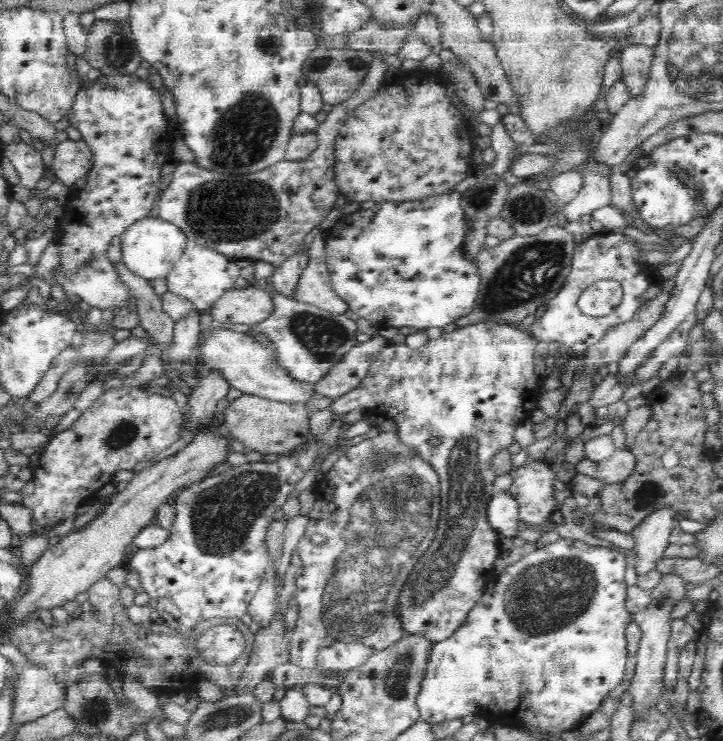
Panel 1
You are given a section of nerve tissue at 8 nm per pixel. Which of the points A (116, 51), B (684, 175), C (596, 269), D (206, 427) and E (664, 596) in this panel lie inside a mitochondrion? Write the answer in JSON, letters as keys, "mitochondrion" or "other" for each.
{"A":"mitochondrion","B":"other","C":"other","D":"other","E":"mitochondrion"}

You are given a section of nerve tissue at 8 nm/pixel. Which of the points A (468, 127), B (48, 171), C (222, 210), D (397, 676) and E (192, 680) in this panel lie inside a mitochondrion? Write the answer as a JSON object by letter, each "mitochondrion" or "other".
{"A":"other","B":"other","C":"mitochondrion","D":"mitochondrion","E":"other"}

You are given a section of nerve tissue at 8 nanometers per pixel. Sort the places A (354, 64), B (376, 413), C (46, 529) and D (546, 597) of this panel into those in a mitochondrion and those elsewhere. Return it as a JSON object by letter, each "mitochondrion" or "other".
{"A":"mitochondrion","B":"other","C":"other","D":"mitochondrion"}

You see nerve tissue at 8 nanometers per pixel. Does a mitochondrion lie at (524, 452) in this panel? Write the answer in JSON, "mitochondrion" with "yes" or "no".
{"mitochondrion":"no"}

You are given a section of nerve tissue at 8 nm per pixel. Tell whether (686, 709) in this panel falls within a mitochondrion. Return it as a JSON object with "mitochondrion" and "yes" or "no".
{"mitochondrion":"no"}

